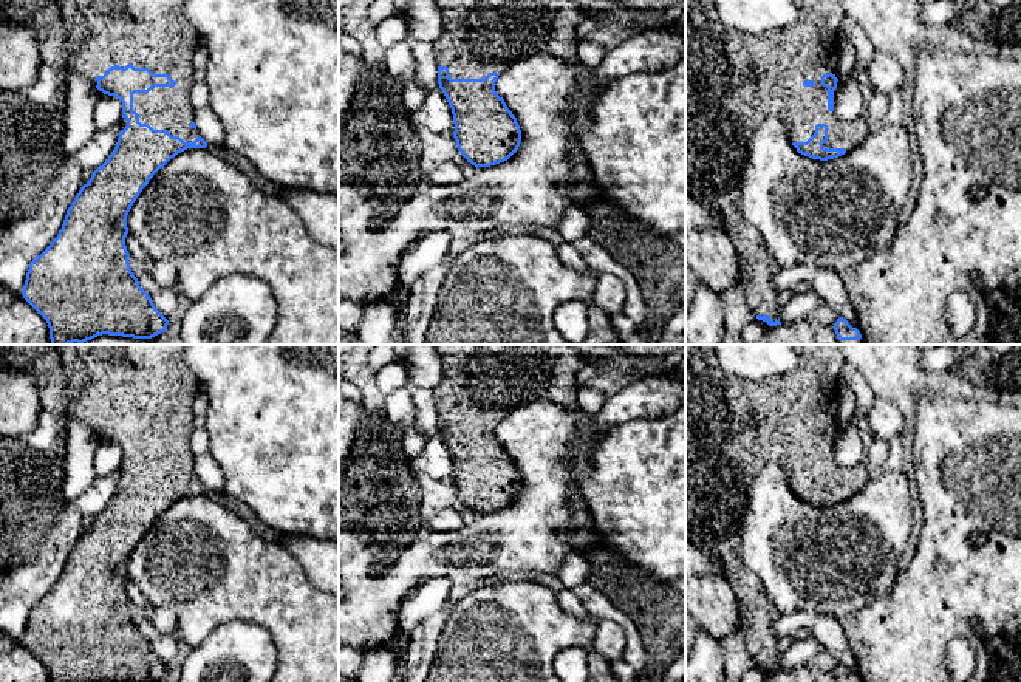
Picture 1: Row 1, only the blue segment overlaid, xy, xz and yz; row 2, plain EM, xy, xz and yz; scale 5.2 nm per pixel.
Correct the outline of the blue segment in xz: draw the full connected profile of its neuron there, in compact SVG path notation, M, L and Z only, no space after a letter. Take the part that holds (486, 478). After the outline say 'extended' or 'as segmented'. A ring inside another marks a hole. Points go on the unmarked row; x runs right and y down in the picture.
M433 345L442 359L442 376L438 385L432 390L436 402L436 411L438 411L438 430L439 435L442 436L453 461L453 470L455 470L455 478L453 484L456 487L458 496L461 501L470 509L472 512L478 513L490 513L500 509L507 507L520 493L521 489L521 476L517 469L517 464L512 461L512 458L507 455L506 448L503 444L500 444L495 438L495 428L501 419L507 413L510 413L514 408L521 407L526 402L535 401L535 399L549 399L562 407L565 407L568 411L572 414L582 411L579 401L577 401L577 371L586 365L592 363L597 365L599 359L586 357L580 354L575 348L571 345Z | extended

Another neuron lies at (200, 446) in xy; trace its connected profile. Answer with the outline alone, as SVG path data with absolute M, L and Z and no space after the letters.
M193 428L190 436L190 452L193 456L203 456L210 452L209 433L206 428Z

